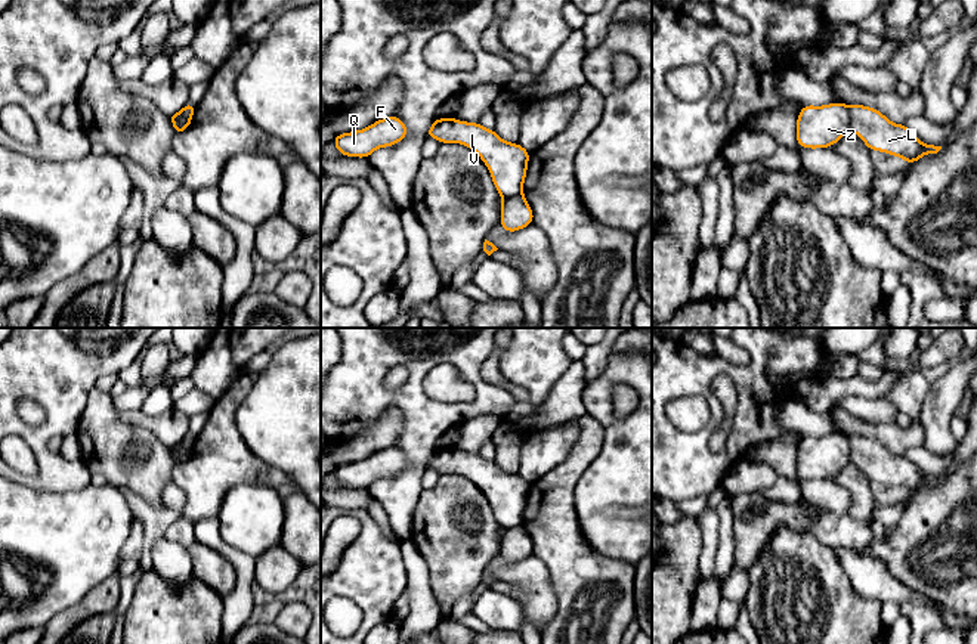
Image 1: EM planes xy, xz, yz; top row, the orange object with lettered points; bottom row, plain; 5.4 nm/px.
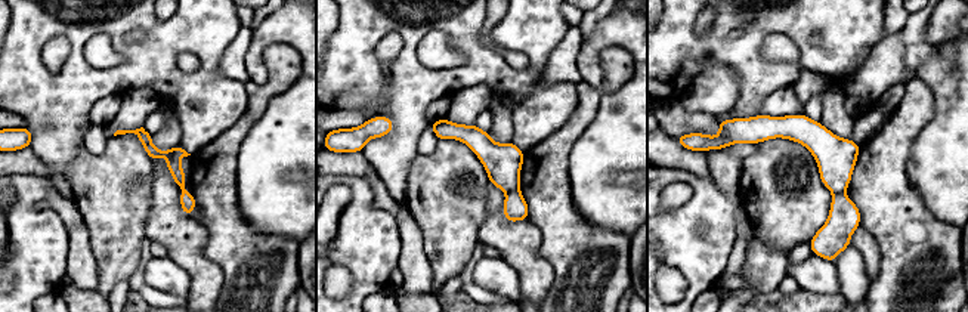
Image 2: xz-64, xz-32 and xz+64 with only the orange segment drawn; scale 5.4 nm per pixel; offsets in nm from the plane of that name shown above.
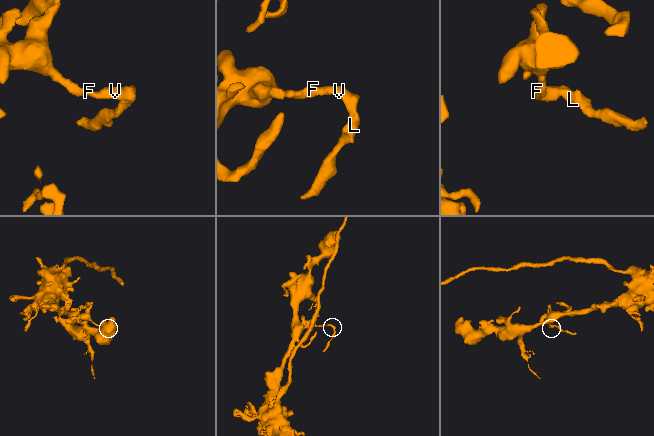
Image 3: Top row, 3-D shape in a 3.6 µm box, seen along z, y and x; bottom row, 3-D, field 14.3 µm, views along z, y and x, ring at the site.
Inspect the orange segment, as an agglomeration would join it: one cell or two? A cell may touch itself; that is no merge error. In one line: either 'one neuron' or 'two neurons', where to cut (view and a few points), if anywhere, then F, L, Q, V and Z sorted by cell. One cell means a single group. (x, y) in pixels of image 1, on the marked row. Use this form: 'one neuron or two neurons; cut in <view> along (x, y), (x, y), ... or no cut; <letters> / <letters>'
two neurons; cut in yz along (847, 107), (852, 129); F Q V Z / L

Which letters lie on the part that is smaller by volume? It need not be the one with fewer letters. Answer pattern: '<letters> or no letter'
L

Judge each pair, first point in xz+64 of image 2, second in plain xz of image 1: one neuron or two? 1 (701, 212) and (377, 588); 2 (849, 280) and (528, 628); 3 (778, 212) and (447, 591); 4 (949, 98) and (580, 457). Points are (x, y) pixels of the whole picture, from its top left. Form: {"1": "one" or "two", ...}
{"1": "one", "2": "one", "3": "one", "4": "two"}

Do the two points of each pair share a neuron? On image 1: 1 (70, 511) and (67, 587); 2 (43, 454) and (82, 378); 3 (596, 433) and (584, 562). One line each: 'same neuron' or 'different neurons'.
1: same neuron
2: same neuron
3: same neuron

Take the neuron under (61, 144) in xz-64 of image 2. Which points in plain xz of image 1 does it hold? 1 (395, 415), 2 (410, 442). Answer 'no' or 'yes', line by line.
1: no
2: yes

